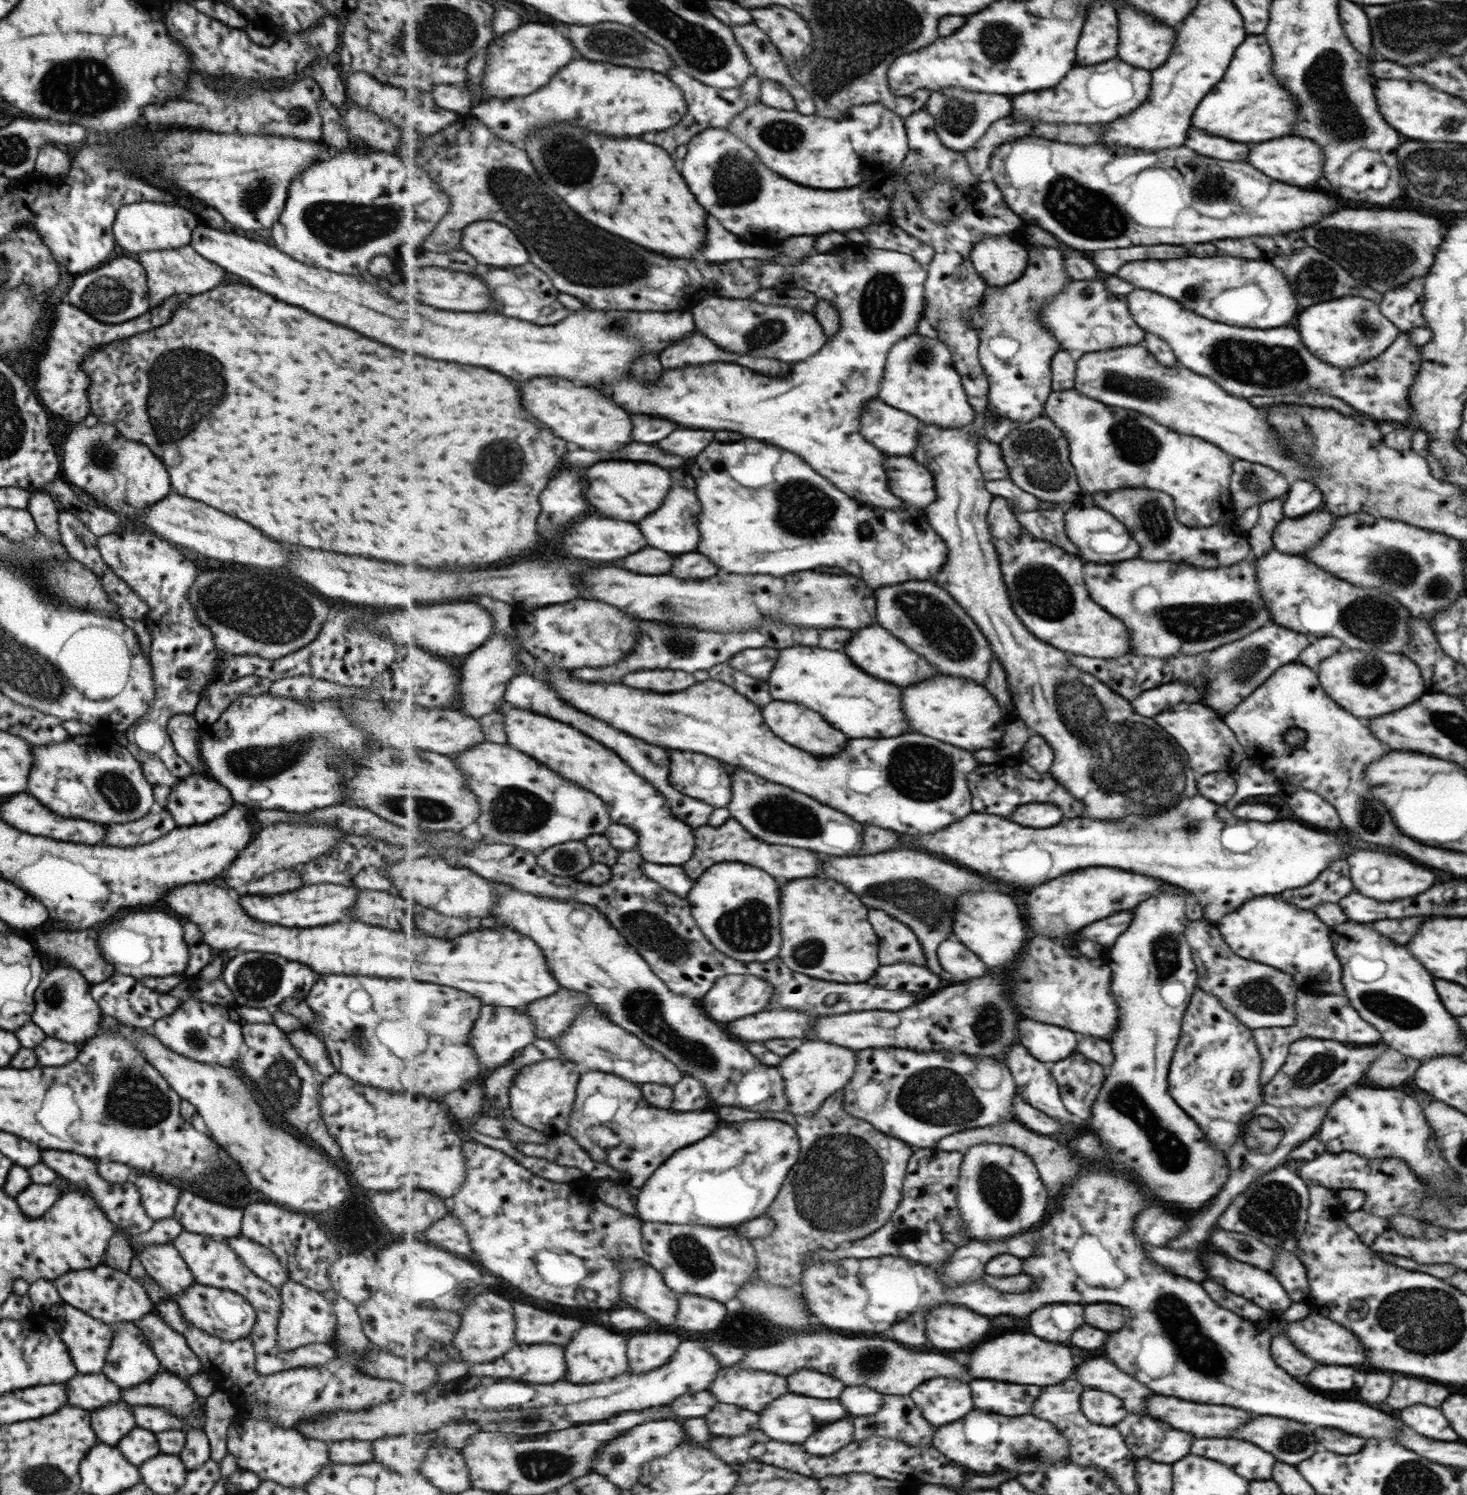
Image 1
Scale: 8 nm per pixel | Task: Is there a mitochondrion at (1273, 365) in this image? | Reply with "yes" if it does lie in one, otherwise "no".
yes

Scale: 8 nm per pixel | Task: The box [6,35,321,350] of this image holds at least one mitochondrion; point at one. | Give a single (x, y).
(78, 85)

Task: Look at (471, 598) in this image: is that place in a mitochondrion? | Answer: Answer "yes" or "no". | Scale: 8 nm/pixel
no

